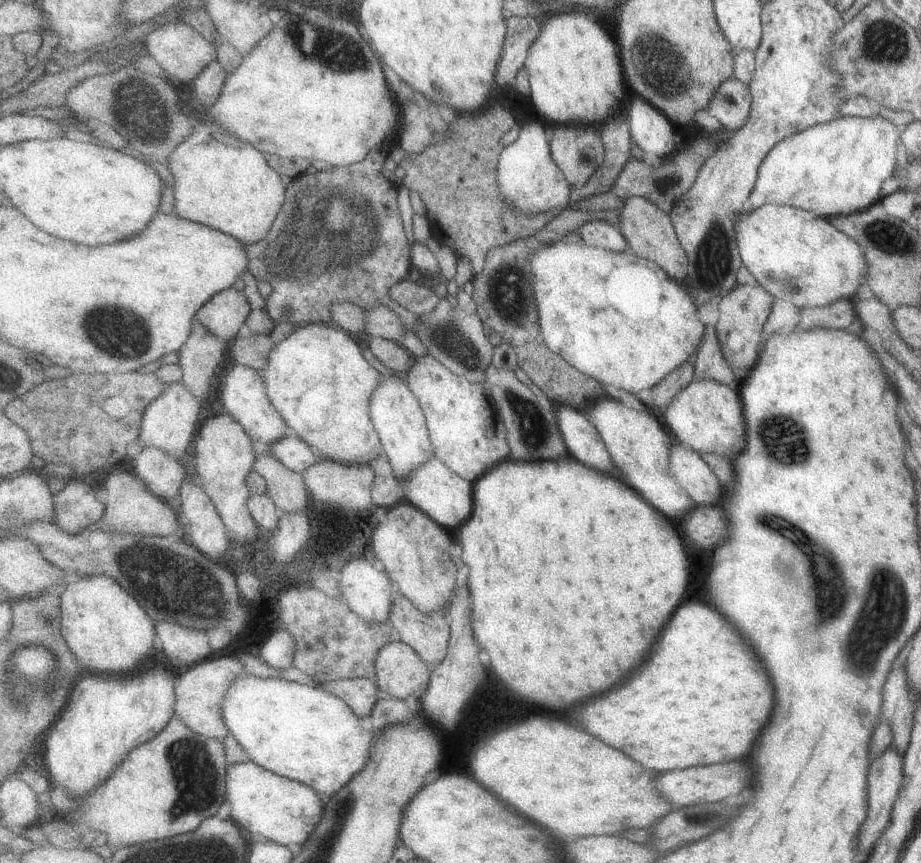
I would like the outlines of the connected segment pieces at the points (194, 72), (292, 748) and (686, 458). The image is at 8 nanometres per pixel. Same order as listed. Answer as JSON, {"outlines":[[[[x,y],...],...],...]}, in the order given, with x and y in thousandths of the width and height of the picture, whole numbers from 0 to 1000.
{"outlines":[[[[188,25],[166,35],[160,44],[160,60],[183,86],[183,93],[194,100],[210,97],[229,74],[238,70],[236,53],[227,49],[220,39],[216,39],[207,28],[201,25]]],[[[268,779],[253,790],[244,811],[244,834],[273,883],[336,908],[355,925],[370,918],[405,881],[405,862],[412,851],[396,846],[390,832],[370,806],[346,795],[309,790],[301,781],[283,788]]],[[[729,517],[729,547],[755,586],[776,584],[781,579],[781,554],[770,538],[746,517]]]]}

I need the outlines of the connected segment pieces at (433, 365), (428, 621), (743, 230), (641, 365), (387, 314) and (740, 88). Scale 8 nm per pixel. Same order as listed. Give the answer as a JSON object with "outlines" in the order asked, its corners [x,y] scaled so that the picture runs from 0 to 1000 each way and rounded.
{"outlines":[[[[468,410],[464,415],[453,415],[453,424],[444,429],[442,443],[461,473],[470,514],[474,517],[474,533],[483,535],[490,545],[514,561],[544,535],[555,533],[550,494],[531,457],[531,450],[496,436]]],[[[429,684],[431,700],[427,702],[425,723],[435,737],[435,744],[448,749],[464,769],[479,769],[488,760],[490,725],[485,709],[474,709],[464,714],[453,707],[453,702],[435,686]]],[[[826,239],[818,246],[802,248],[798,260],[802,297],[807,308],[815,315],[826,334],[831,334],[841,348],[855,348],[868,359],[896,357],[909,348],[928,348],[933,331],[941,324],[941,301],[937,290],[920,271],[911,269],[896,253],[883,246],[857,241],[857,239]]],[[[598,283],[583,290],[579,299],[583,317],[583,350],[587,359],[587,378],[592,396],[600,408],[609,410],[618,422],[637,436],[685,454],[687,459],[700,450],[713,447],[737,424],[752,417],[765,392],[765,378],[757,371],[757,355],[746,343],[737,327],[716,311],[711,304],[692,297],[689,292],[661,292],[640,283]]],[[[412,355],[412,357],[398,362],[396,389],[429,394],[431,399],[438,399],[442,392],[442,378],[429,359],[425,359],[422,355]]],[[[794,90],[779,102],[779,107],[770,118],[768,130],[783,141],[785,153],[792,153],[792,151],[800,153],[802,148],[807,148],[807,144],[813,137],[815,118],[818,118],[818,111],[813,107],[813,100]]]]}

